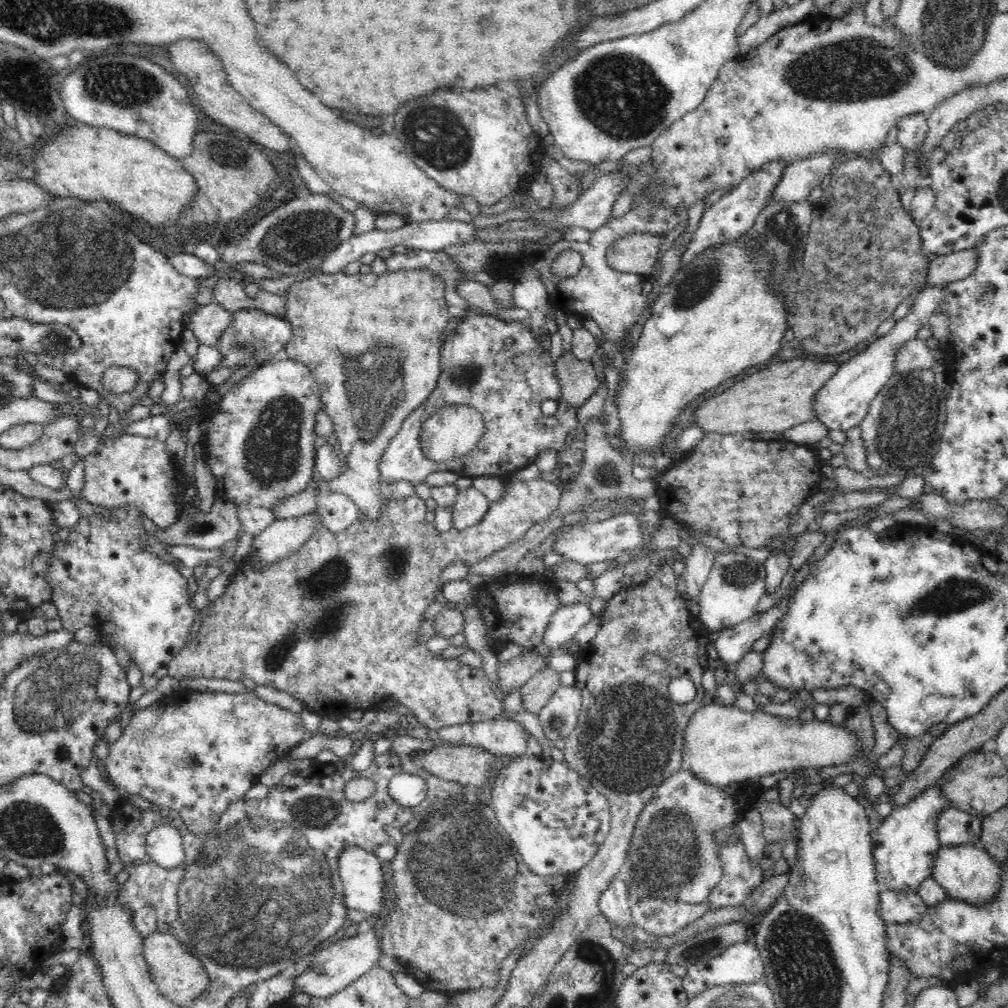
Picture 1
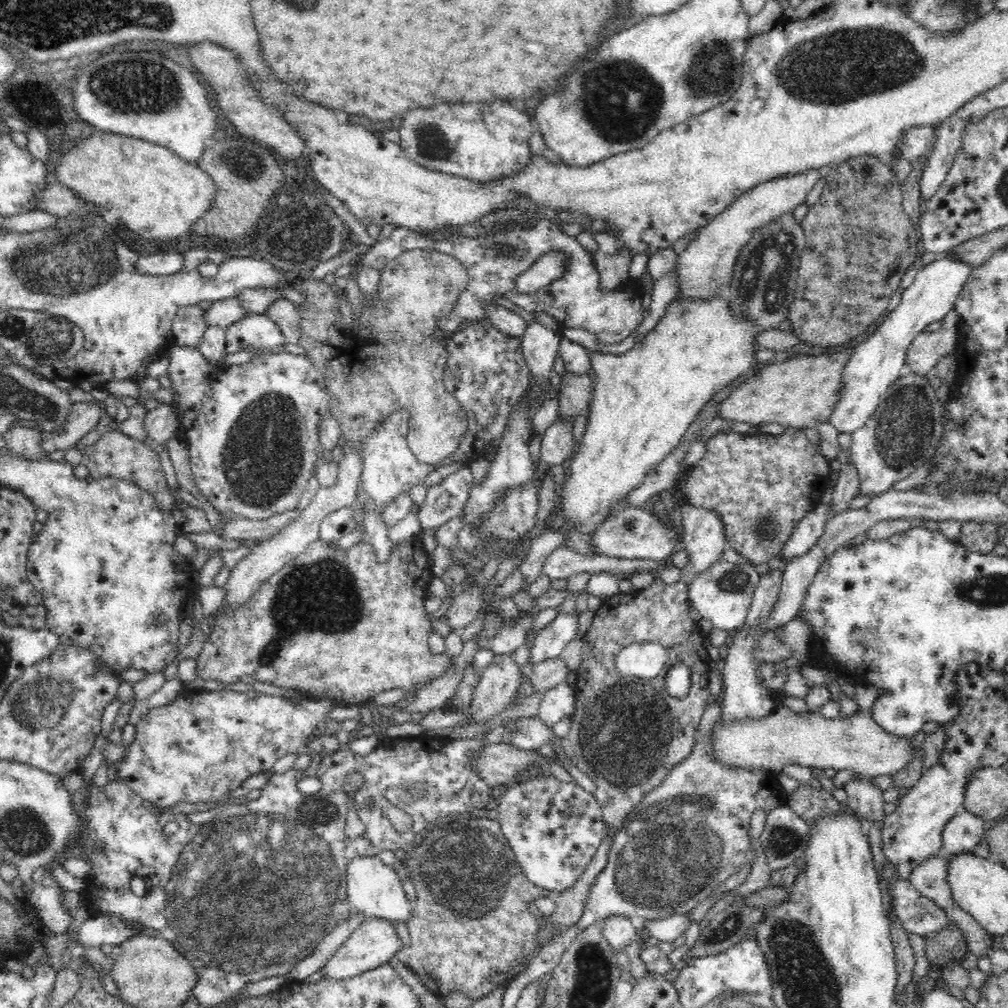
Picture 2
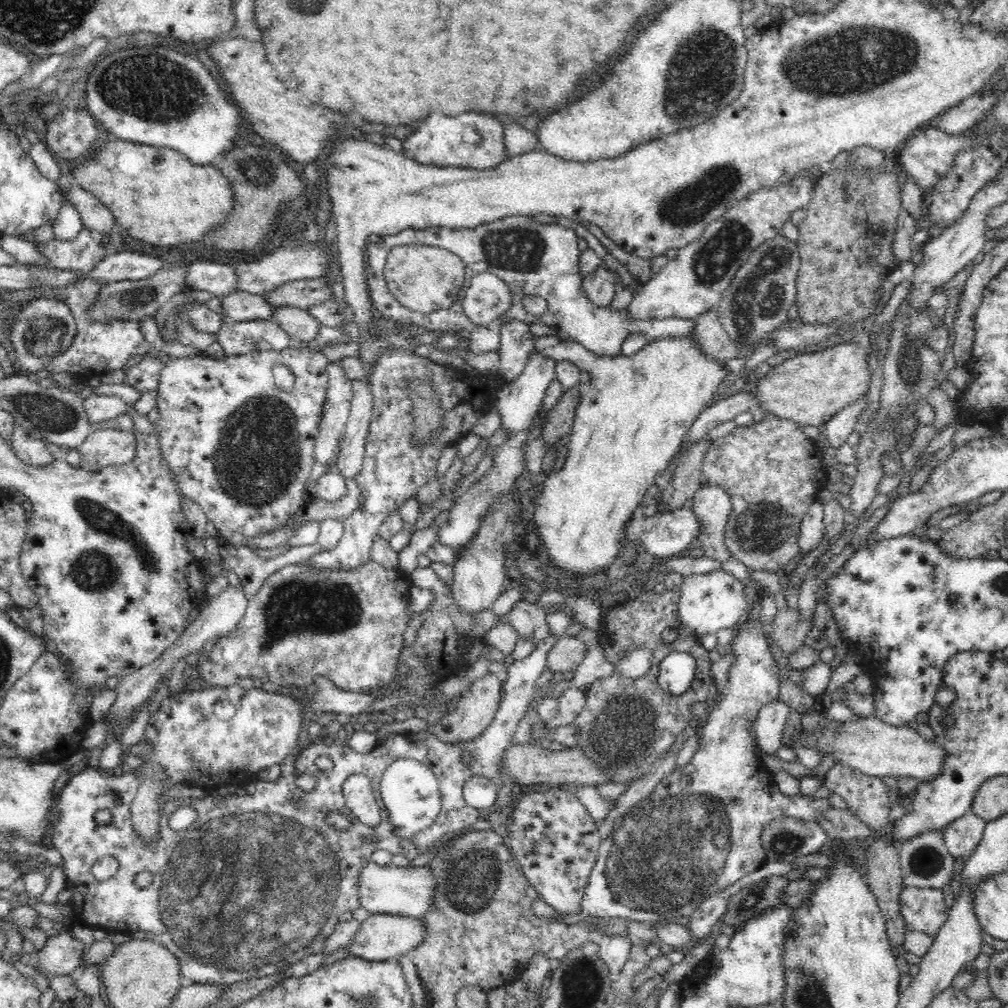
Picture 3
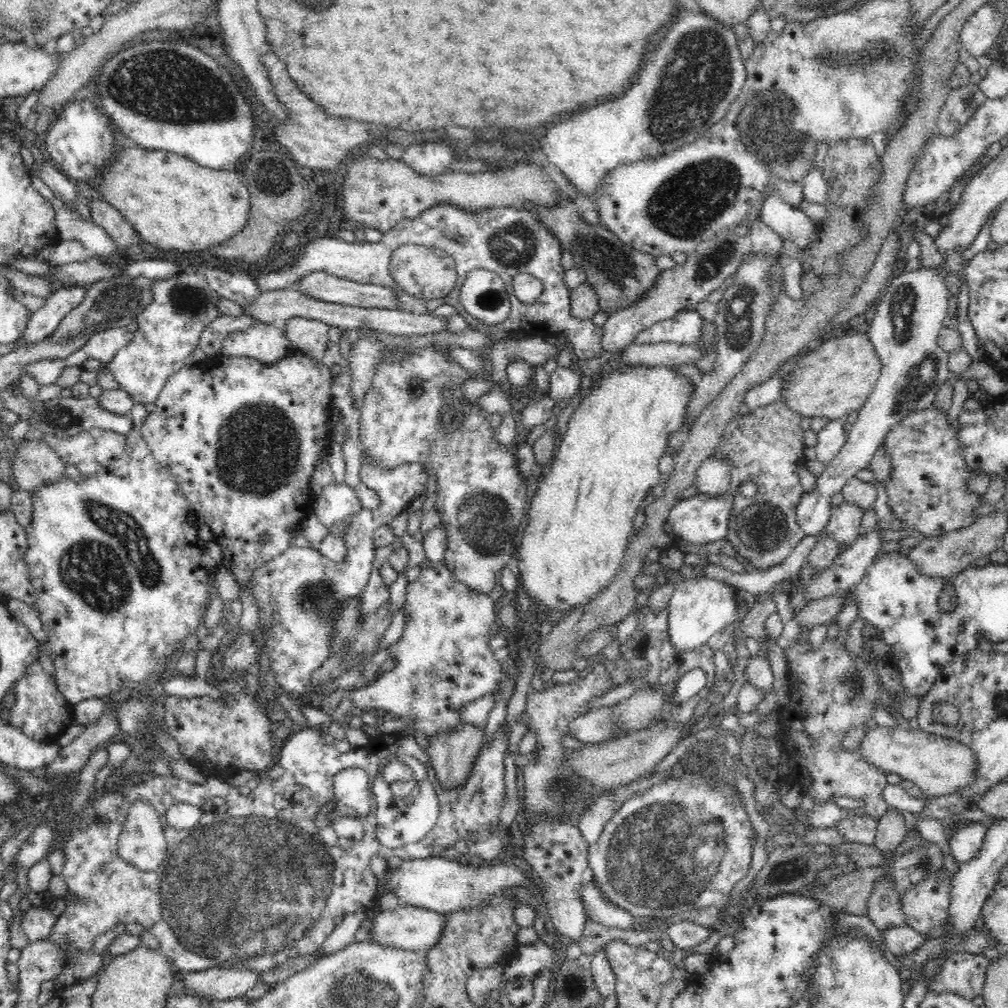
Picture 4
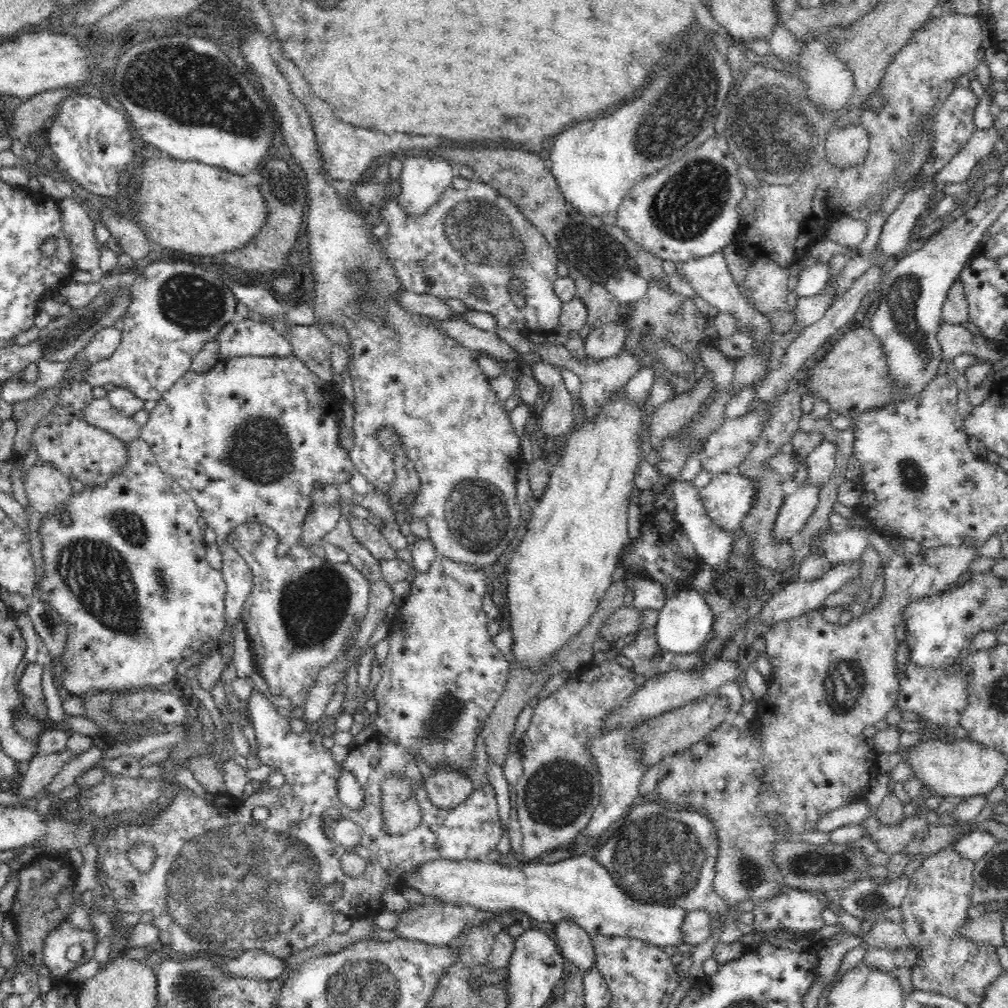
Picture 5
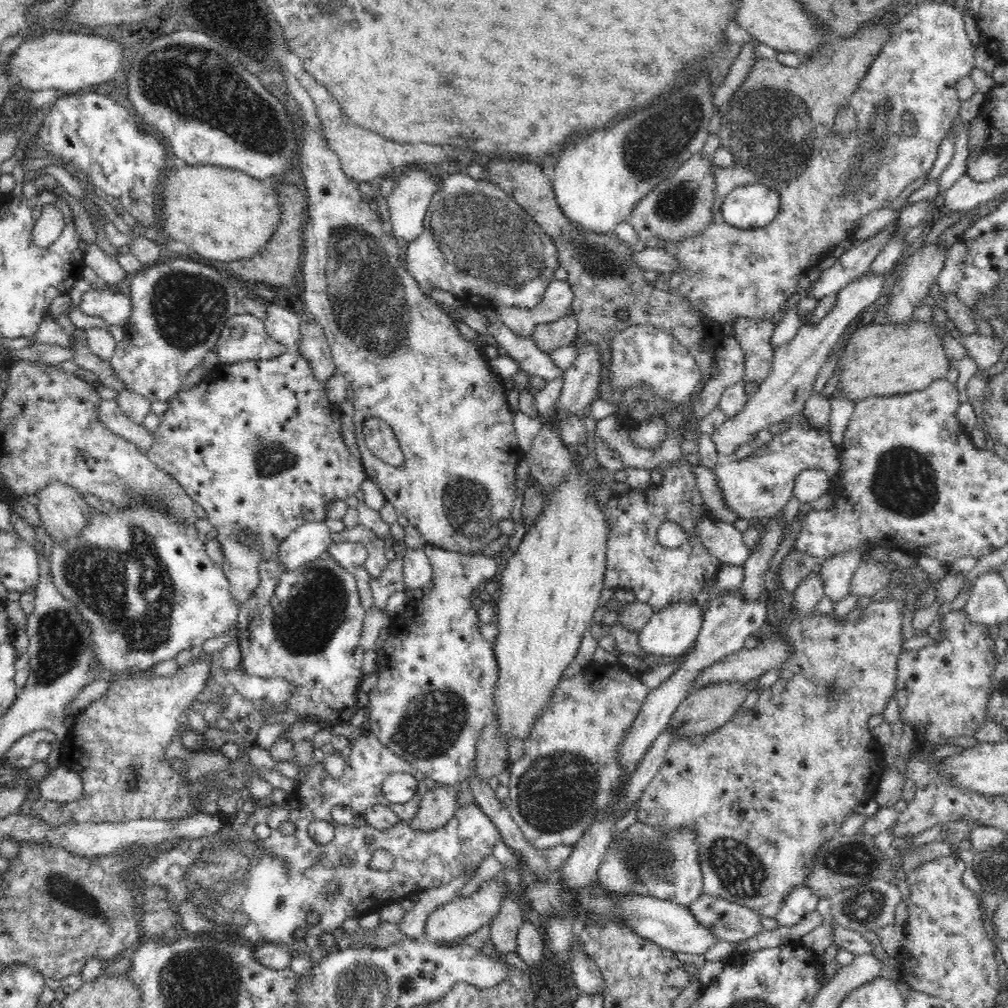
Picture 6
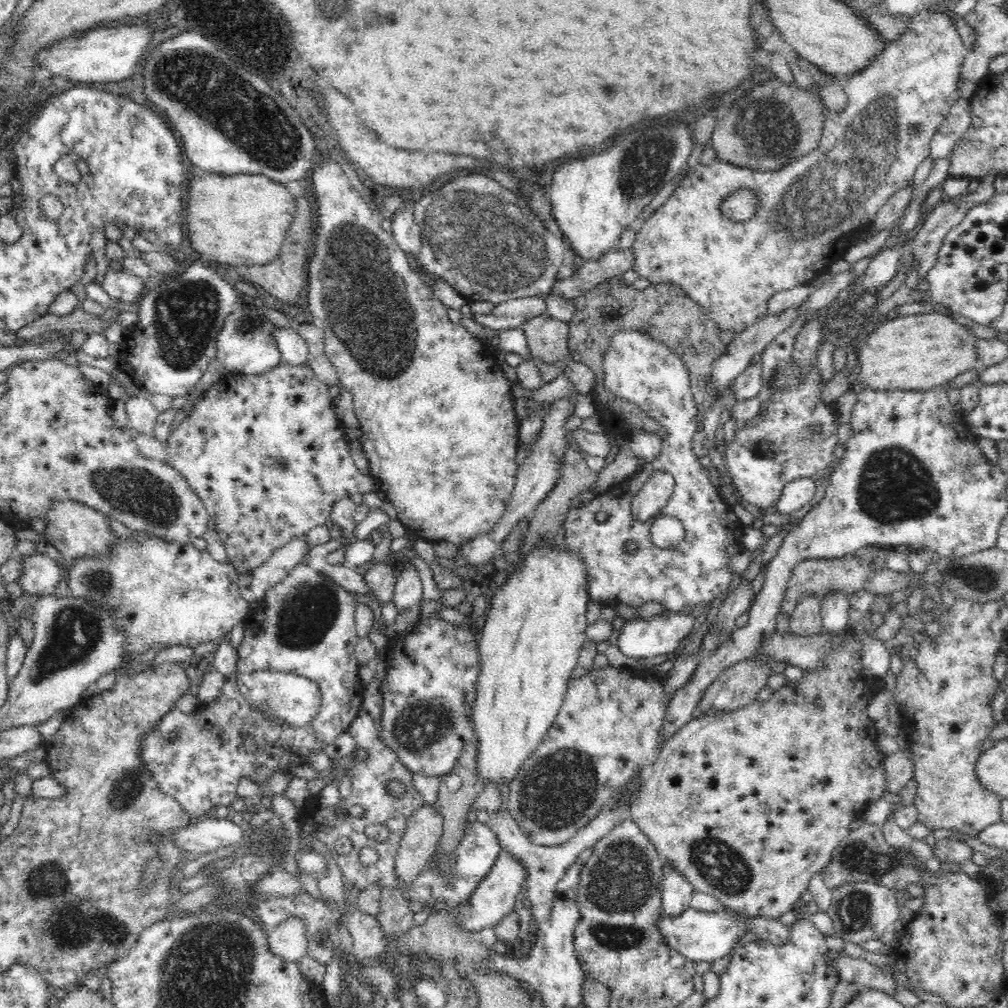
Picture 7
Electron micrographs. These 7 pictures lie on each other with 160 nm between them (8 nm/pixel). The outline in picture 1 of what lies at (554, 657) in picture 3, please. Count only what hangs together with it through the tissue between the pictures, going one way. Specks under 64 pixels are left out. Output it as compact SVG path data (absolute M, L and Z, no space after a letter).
M546 665L524 684L519 689L524 701L524 710L538 714L552 693L562 685L560 674L561 672Z

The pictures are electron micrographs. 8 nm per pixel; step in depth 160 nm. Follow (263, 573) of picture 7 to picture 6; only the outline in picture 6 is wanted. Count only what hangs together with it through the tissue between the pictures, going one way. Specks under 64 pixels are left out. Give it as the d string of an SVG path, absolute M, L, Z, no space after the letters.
M324 521L308 522L282 542L277 560L286 571L294 571L306 562L320 559L332 544L331 531Z

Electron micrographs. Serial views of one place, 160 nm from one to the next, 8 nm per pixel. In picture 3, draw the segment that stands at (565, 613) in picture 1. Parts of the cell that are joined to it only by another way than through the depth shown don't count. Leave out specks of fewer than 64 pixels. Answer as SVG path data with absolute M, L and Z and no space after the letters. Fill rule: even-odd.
M550 634L538 649L519 661L513 661L508 666L499 709L494 720L482 734L478 735L478 738L468 742L458 742L458 744L446 744L429 733L418 735L406 732L404 735L389 736L378 743L372 752L366 754L356 752L350 745L320 744L320 740L313 738L312 743L300 751L294 764L294 772L290 776L280 776L275 782L269 782L262 777L260 781L256 782L256 791L252 794L252 810L262 810L262 812L244 812L244 814L222 816L222 818L210 820L210 824L206 824L206 826L214 826L216 838L206 838L204 834L200 836L200 832L196 838L188 838L186 831L172 830L169 827L170 815L180 804L190 803L190 794L192 793L171 792L168 795L164 792L161 799L167 800L167 803L159 814L158 840L154 844L145 844L133 830L129 809L141 784L139 776L128 769L122 774L105 773L90 767L82 770L80 774L72 776L66 782L66 786L55 794L53 800L56 803L56 810L58 810L58 820L54 824L52 844L62 855L67 888L72 892L72 898L68 904L72 908L74 922L88 926L98 934L108 929L118 930L120 933L126 932L126 930L153 932L156 940L174 952L181 961L183 980L194 984L230 987L235 983L264 976L264 974L283 973L288 967L294 966L295 962L300 962L307 955L320 953L324 949L327 938L335 929L336 923L340 922L338 916L344 912L354 912L361 907L358 878L360 878L360 872L366 862L371 860L371 854L377 850L386 850L393 855L403 854L411 861L416 856L422 856L434 847L436 848L439 844L452 841L457 835L467 831L471 824L478 822L480 817L478 809L470 806L462 798L463 787L470 778L477 775L501 783L503 779L500 771L502 754L506 754L506 750L515 742L514 733L518 722L528 711L530 702L535 696L536 680L547 668L548 653L556 646L558 640L560 637ZM464 752L468 752L474 758L470 766L464 765L462 762ZM322 754L326 754L334 763L330 772L323 772L316 765L316 760ZM401 756L418 760L430 768L437 777L441 792L440 814L428 828L420 830L410 840L393 834L393 824L389 823L387 808L379 791L383 770ZM304 774L310 774L318 781L316 788L310 792L297 786L298 778ZM352 774L364 774L370 780L381 812L381 821L375 827L357 823L346 804L341 787ZM100 809L111 812L111 823L96 825L93 814ZM332 811L342 811L350 816L350 828L347 831L334 830L333 826L329 825L326 818ZM264 812L274 812L274 814L264 814ZM282 816L288 816L288 818L282 818ZM230 818L238 820L238 824L242 824L242 832L244 832L244 820L248 818L248 824L254 820L254 838L228 838L228 836L216 834L216 830L220 830L216 826L224 826L224 832L230 832L230 830L234 830L234 826L238 826L238 824L230 824ZM304 818L310 818L310 820L304 820ZM224 820L226 820L226 824L224 824ZM302 824L306 824L308 828ZM371 834L376 836L377 842L364 839ZM105 856L116 858L119 864L118 872L108 880L96 880L91 871L92 865ZM142 870L152 874L152 884L146 888L140 888L134 883L134 876L140 874ZM264 880L268 880L268 882L264 882Z

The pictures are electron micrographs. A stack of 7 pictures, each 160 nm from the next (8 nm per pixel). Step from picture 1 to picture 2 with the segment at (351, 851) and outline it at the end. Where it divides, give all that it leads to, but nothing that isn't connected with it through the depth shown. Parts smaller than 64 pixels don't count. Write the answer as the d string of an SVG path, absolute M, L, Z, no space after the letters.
M358 856L350 860L346 870L347 899L354 912L362 912L366 918L376 917L405 922L414 912L414 903L408 901L404 891L404 878L397 865L384 864L377 856Z

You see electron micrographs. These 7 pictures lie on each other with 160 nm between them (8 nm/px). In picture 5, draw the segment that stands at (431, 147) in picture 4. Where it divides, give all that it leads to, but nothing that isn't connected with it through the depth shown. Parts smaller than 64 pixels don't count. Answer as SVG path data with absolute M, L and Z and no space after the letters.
M407 157L399 178L401 193L397 196L397 203L409 216L424 214L434 206L454 177L450 163L444 160Z

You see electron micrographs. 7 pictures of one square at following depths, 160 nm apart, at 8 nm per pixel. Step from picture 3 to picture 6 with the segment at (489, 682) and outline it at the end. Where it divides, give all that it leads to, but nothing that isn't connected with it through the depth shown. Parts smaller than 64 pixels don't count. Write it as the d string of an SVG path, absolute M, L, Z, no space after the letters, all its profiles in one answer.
M438 784L432 790L422 793L421 803L414 820L409 820L410 828L419 832L436 830L450 822L457 811L456 786L442 786Z

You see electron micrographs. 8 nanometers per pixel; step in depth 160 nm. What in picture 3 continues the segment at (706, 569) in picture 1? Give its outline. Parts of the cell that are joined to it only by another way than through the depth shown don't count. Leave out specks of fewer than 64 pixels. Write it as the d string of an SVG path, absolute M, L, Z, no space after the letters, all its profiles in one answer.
M703 484L696 492L692 510L702 527L695 546L702 548L704 557L720 562L729 560L731 553L724 536L733 510L731 496L717 484Z

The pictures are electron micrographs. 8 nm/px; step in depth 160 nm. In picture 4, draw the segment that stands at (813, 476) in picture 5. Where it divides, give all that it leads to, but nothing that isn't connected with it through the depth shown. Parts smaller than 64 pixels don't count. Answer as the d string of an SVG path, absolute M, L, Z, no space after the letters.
M843 420L829 421L822 430L817 432L815 452L818 462L824 465L830 464L845 445L847 432Z

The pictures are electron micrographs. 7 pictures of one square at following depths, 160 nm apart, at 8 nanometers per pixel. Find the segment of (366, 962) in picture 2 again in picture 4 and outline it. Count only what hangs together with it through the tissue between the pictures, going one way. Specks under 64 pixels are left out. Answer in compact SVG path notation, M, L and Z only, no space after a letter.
M403 904L394 910L377 910L372 920L368 922L372 935L370 940L376 941L378 945L420 951L426 955L438 944L438 938L442 936L444 930L444 922L446 922L444 914L412 905Z

